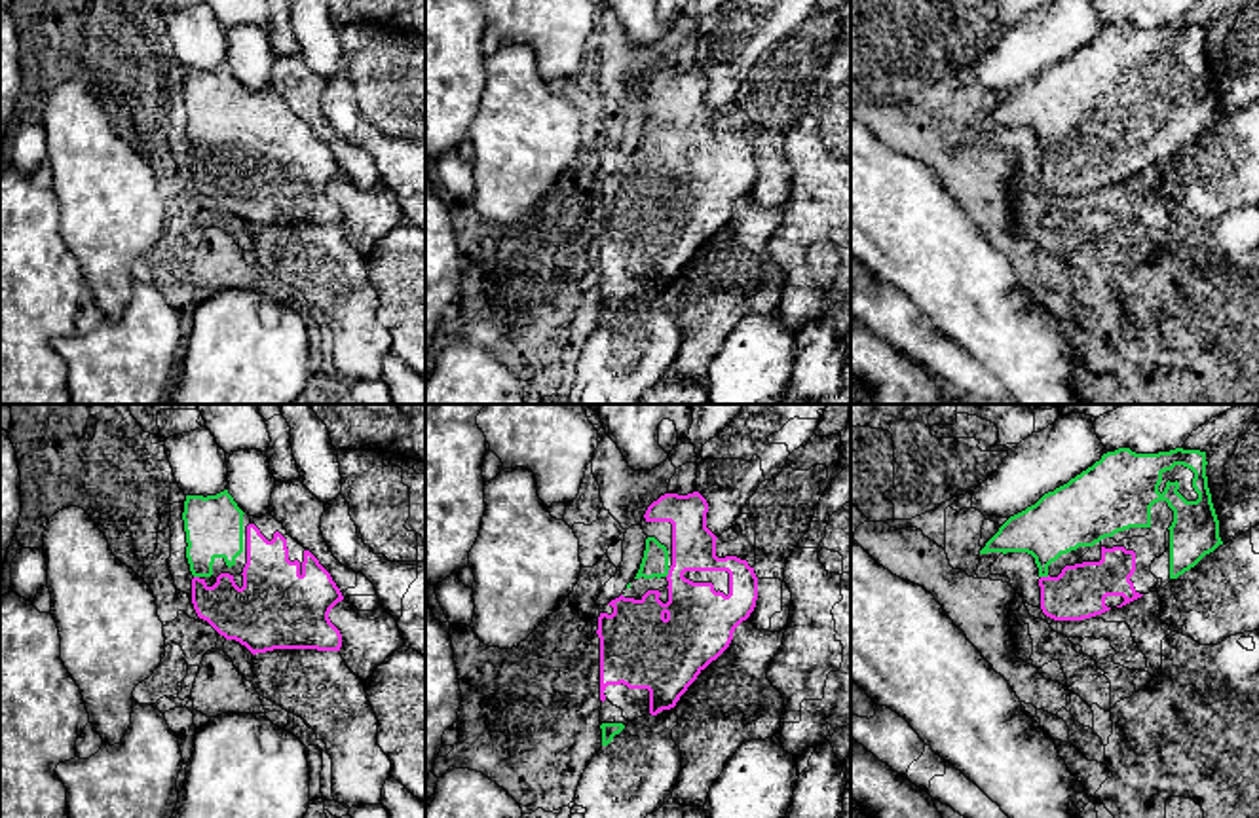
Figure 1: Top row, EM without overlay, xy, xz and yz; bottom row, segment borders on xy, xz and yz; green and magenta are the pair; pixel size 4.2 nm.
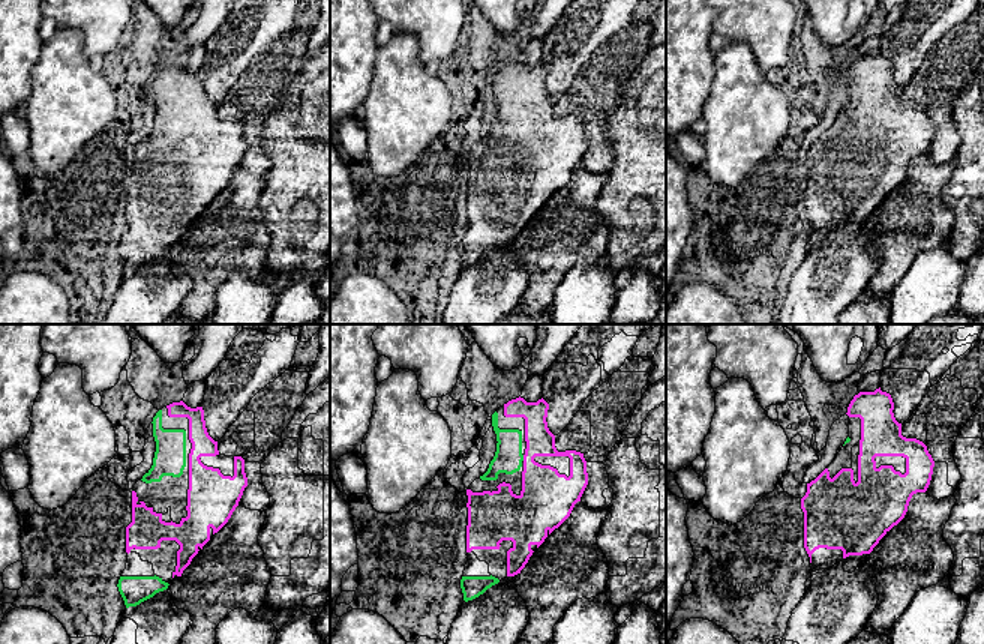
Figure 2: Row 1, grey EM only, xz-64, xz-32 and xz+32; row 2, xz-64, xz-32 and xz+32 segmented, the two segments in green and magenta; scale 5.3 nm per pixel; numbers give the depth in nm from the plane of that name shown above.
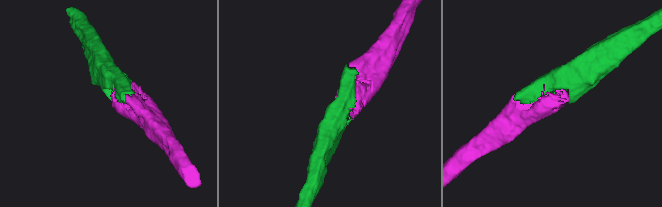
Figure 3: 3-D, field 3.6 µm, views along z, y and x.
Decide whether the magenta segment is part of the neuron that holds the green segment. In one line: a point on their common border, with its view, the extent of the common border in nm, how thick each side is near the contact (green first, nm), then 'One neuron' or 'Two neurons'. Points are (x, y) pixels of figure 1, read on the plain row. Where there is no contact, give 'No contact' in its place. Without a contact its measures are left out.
Touches green at xz (667, 147). Shared border 50 nm. Thickness 110 nm (green) against 280 nm. One neuron

